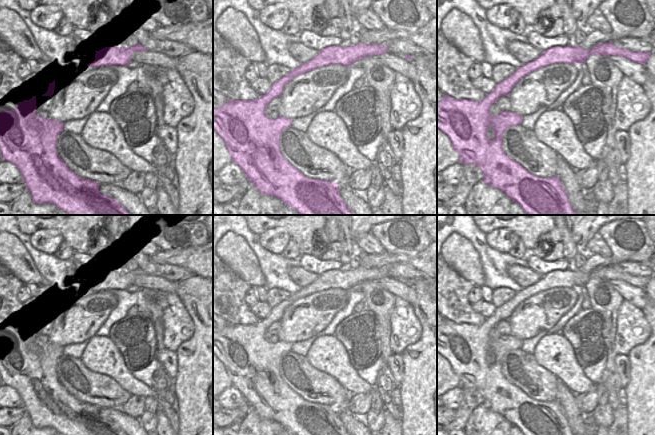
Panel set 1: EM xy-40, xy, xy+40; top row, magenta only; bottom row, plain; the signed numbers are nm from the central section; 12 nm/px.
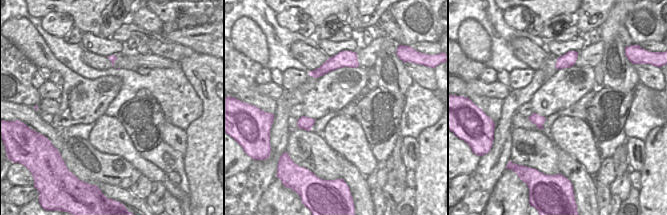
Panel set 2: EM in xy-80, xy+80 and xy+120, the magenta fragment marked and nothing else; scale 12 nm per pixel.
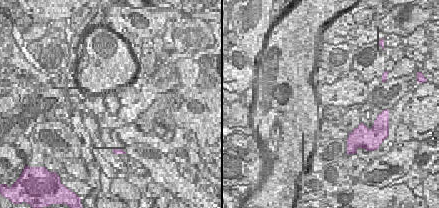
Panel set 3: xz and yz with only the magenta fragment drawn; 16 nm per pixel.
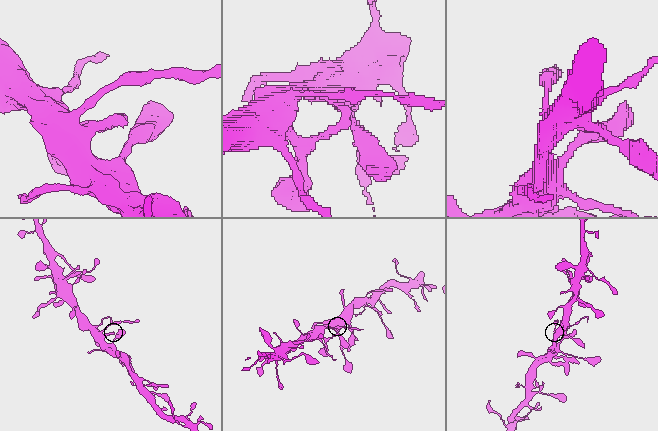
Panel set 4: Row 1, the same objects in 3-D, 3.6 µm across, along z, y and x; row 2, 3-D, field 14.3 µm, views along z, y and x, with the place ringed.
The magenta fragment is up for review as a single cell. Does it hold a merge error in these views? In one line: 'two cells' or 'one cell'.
two cells

